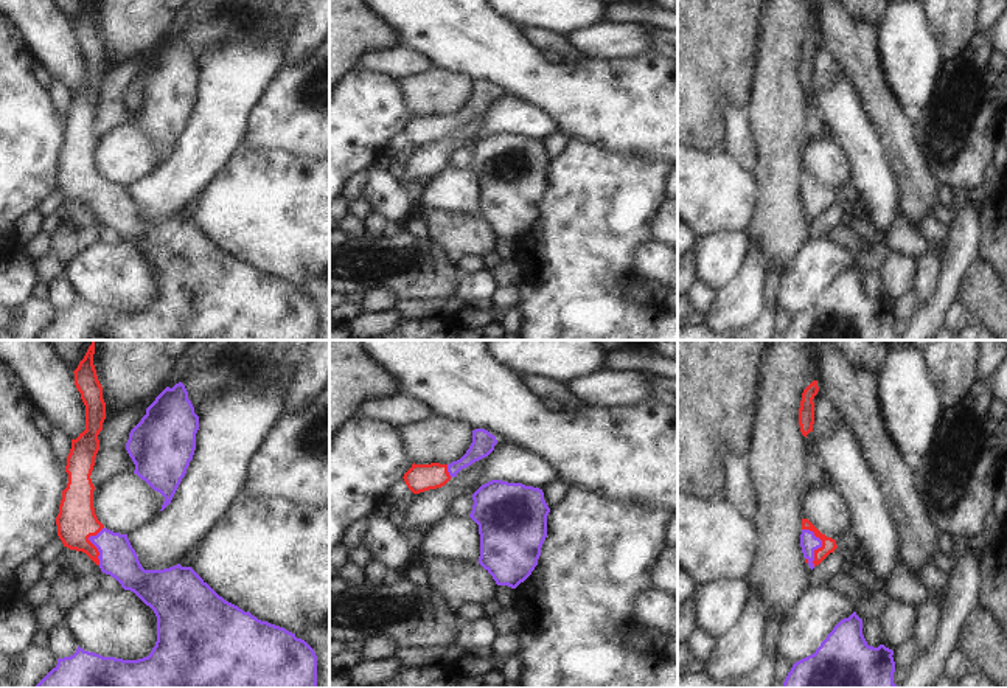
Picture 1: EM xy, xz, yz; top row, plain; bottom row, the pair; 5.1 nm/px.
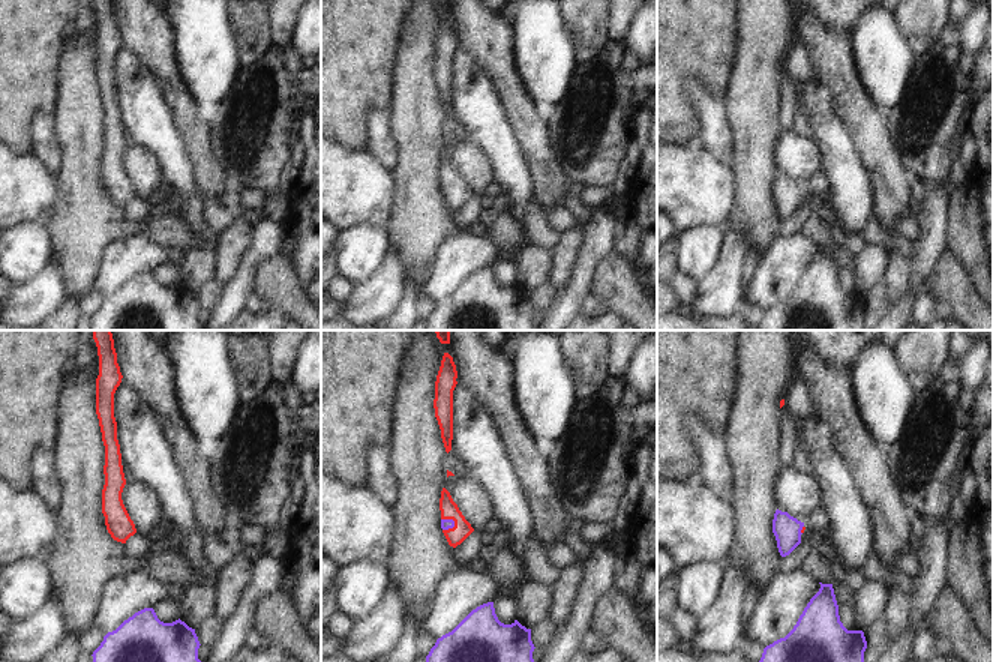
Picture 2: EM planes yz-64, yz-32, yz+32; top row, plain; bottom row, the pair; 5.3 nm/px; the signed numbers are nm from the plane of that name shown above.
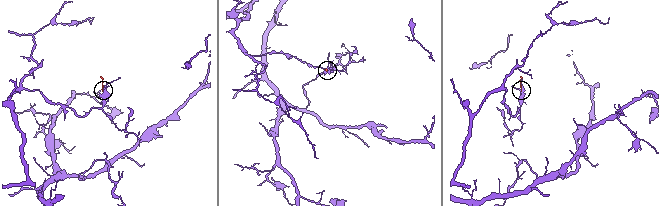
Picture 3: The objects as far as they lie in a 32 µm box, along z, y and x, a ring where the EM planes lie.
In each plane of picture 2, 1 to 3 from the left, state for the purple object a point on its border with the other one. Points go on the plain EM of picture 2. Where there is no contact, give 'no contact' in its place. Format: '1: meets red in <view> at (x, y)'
1: no contact
2: meets red in yz-32 at (450, 182)
3: meets red in yz+32 at (801, 194)

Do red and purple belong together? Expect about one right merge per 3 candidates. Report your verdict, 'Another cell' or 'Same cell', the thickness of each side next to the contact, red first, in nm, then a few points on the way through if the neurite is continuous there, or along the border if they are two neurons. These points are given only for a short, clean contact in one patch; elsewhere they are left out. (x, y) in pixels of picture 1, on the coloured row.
Same cell. Thickness 80 nm (red) against 90 nm. Path across: yz (829, 545), (822, 544), (808, 542).

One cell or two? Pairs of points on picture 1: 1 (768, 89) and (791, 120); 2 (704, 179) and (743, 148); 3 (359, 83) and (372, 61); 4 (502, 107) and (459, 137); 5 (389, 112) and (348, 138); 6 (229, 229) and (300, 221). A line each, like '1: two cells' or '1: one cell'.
1: one cell
2: two cells
3: two cells
4: two cells
5: one cell
6: one cell

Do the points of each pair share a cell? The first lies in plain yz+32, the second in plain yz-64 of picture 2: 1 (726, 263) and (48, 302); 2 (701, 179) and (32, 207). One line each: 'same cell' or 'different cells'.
1: same cell
2: same cell

